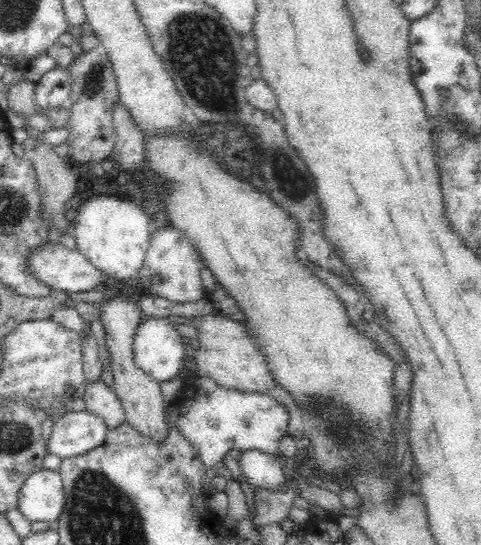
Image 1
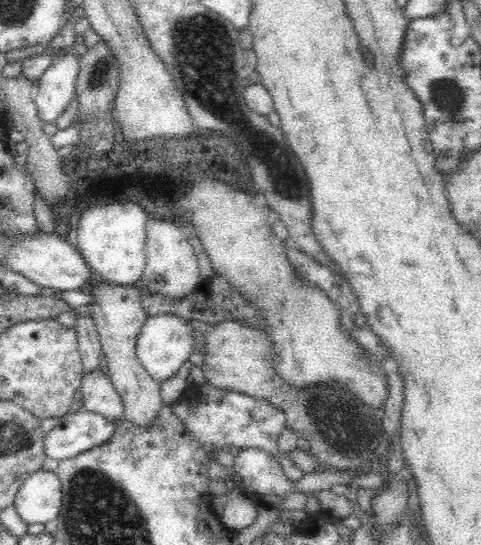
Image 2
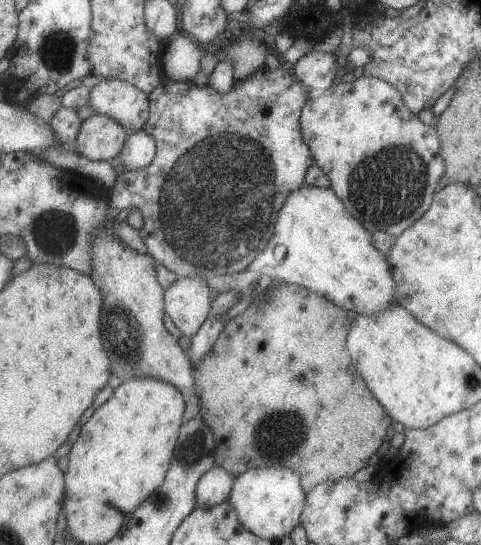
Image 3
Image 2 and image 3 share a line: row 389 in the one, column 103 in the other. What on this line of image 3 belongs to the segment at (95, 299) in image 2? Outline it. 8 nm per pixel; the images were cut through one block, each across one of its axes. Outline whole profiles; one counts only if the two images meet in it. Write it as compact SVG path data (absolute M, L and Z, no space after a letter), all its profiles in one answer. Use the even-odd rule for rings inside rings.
M94 113L80 123L74 151L90 161L111 162L121 152L126 138L121 124Z

